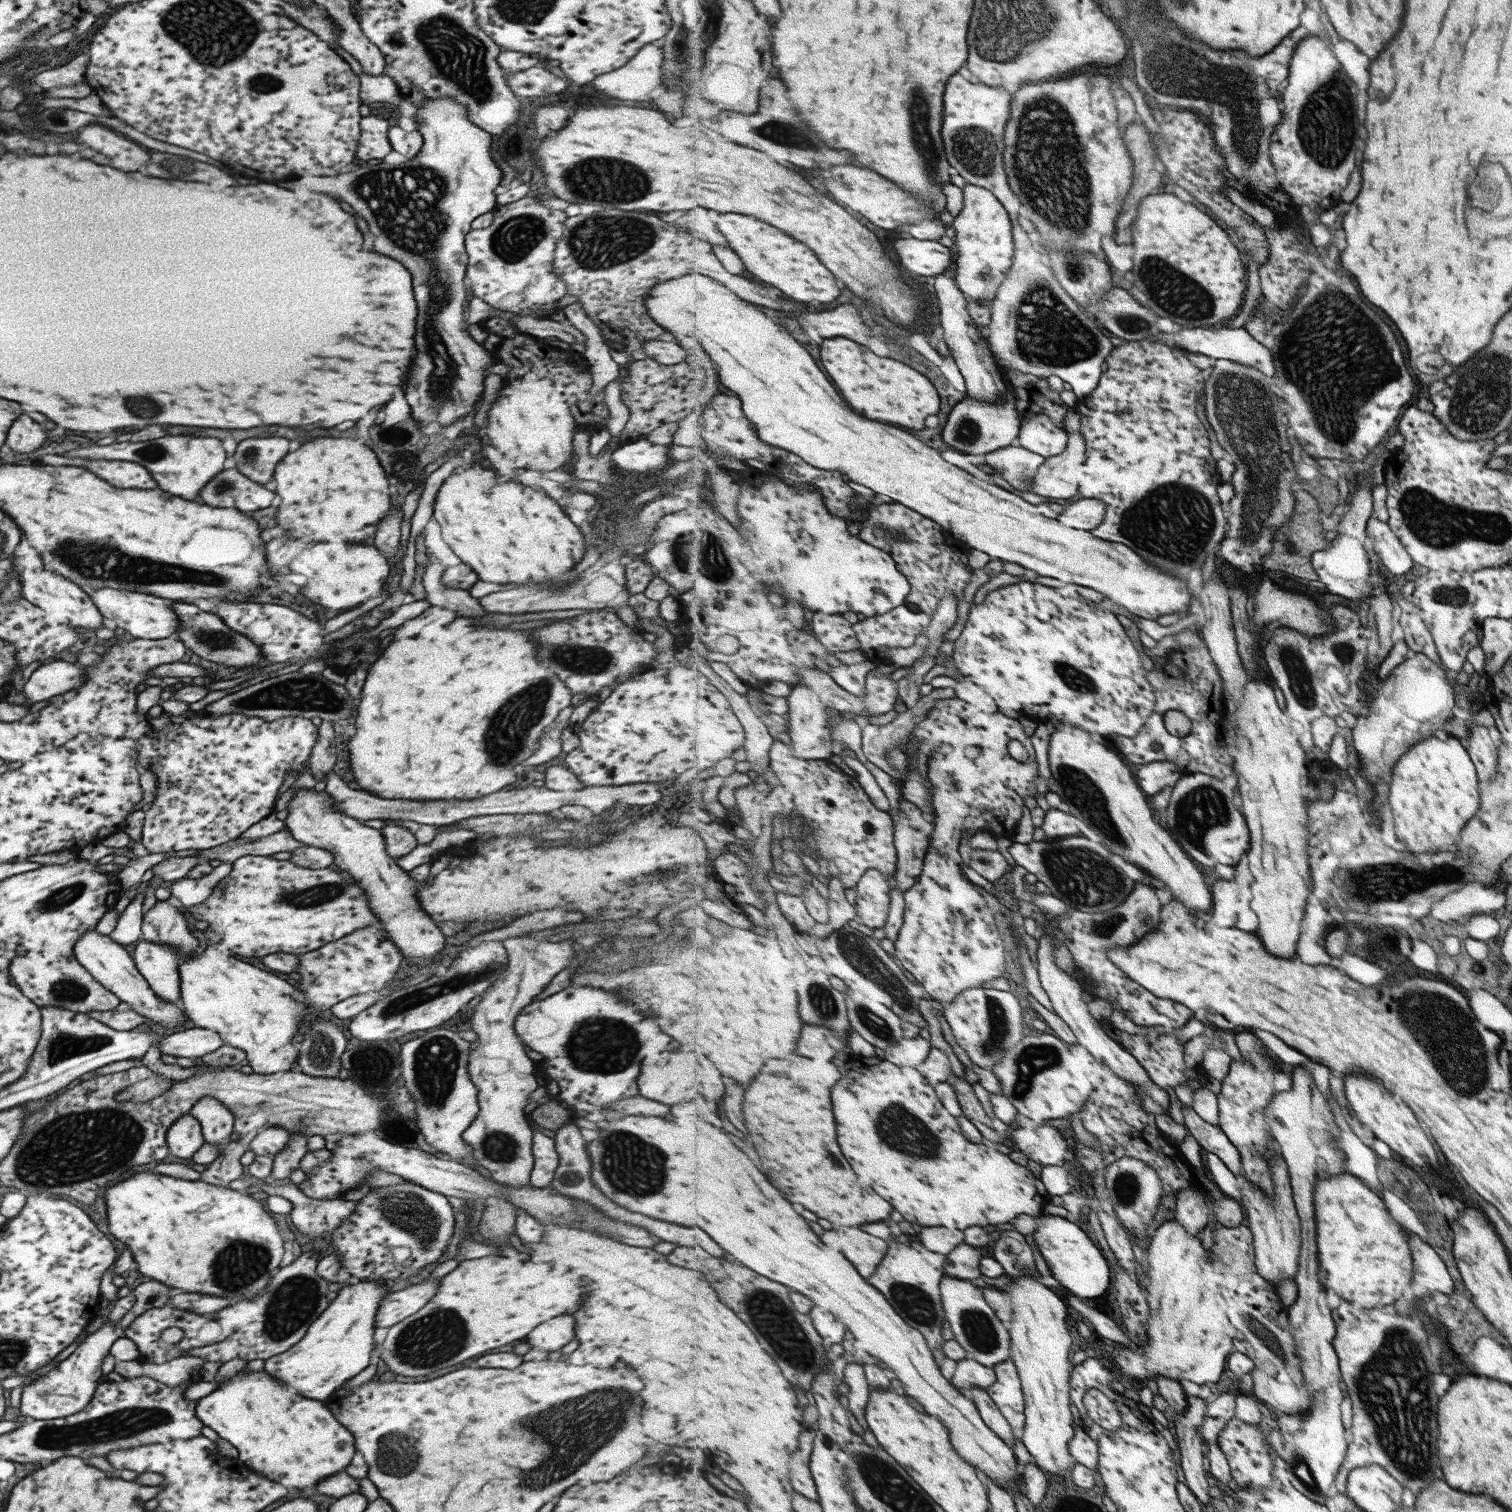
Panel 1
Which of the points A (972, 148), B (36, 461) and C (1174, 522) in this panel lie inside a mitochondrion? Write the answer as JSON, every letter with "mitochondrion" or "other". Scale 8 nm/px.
{"A":"mitochondrion","B":"other","C":"mitochondrion"}

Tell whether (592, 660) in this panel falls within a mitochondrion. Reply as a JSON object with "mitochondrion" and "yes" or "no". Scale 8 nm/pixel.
{"mitochondrion":"yes"}

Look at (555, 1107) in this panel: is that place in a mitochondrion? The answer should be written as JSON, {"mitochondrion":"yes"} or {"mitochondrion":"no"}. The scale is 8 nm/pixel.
{"mitochondrion":"no"}

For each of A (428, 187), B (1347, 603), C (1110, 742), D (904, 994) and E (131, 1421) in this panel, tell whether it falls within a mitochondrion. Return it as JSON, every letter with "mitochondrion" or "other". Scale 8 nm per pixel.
{"A":"mitochondrion","B":"other","C":"other","D":"mitochondrion","E":"mitochondrion"}

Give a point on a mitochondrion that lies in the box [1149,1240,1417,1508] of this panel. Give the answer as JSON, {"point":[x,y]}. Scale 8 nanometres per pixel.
{"point":[1301,1470]}

